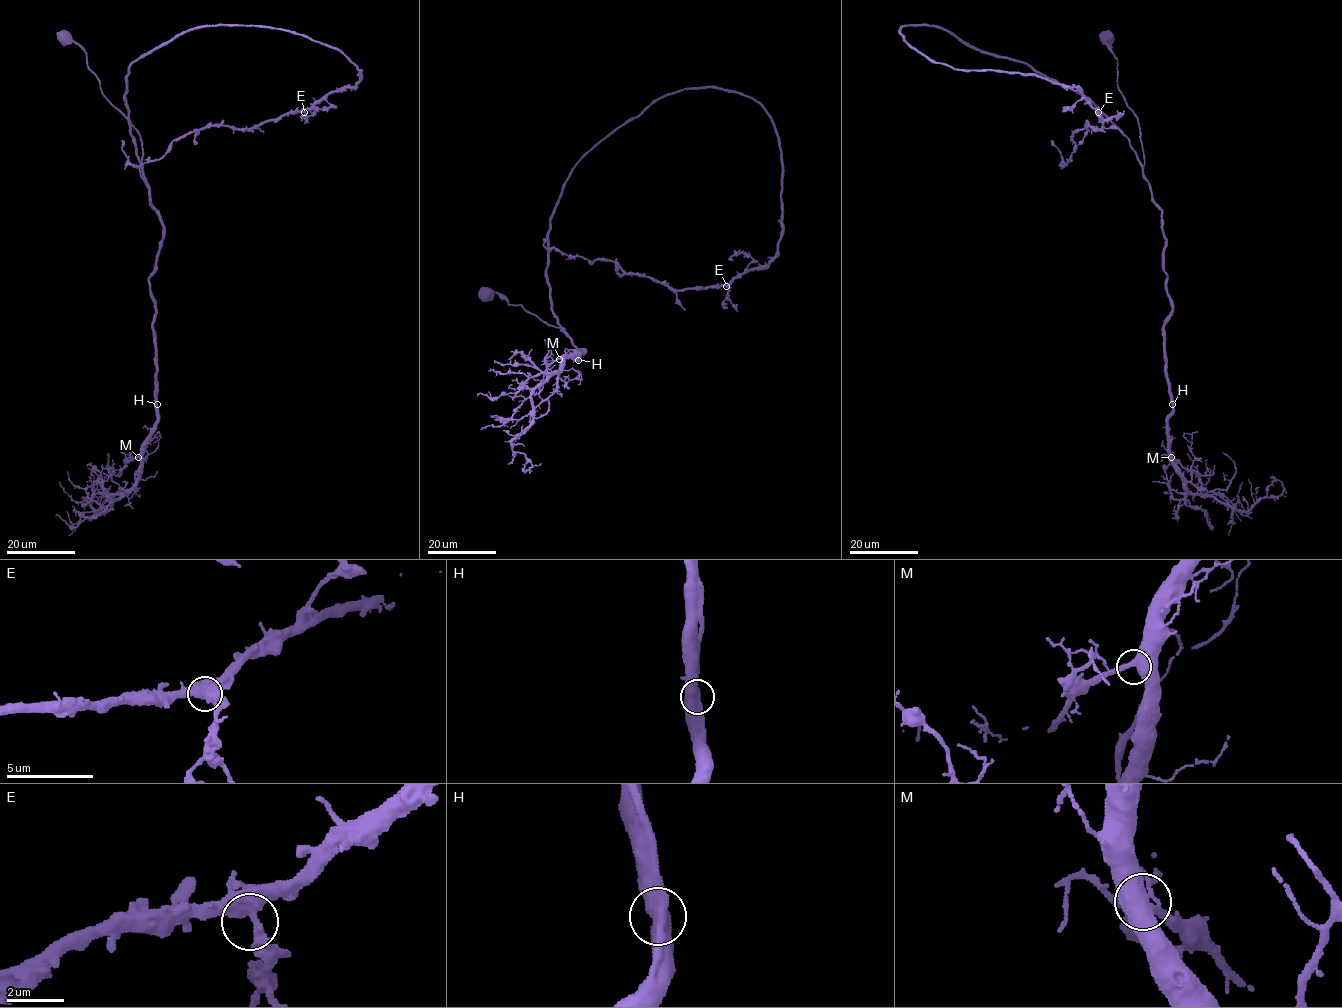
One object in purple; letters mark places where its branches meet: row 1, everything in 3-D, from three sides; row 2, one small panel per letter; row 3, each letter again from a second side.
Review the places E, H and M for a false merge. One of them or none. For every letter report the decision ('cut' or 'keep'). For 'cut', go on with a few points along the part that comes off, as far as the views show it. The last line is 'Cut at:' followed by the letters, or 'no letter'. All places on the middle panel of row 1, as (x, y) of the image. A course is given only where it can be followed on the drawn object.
E: keep
H: keep
M: keep
Cut at: no letter

